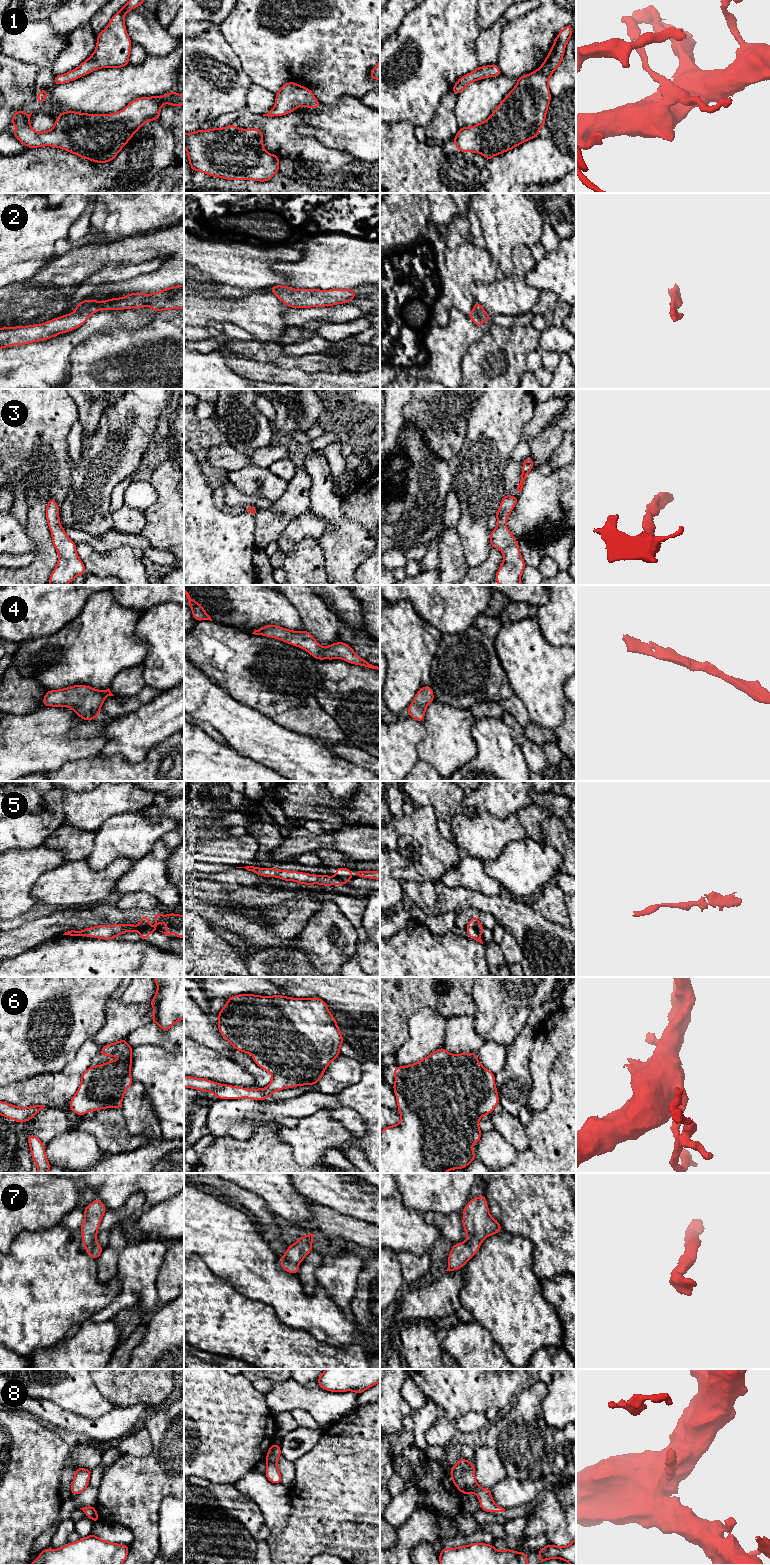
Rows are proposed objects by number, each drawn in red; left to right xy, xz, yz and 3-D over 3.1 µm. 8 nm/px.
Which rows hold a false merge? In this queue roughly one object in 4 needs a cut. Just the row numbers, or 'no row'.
5

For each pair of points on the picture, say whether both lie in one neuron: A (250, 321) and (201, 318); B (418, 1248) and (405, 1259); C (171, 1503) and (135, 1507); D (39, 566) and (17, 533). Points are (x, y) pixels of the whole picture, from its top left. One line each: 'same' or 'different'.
A: same
B: different
C: different
D: different

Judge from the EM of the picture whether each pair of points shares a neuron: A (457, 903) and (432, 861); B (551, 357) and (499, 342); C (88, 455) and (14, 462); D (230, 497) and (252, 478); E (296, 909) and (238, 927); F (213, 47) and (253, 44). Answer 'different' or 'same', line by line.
A: different
B: different
C: different
D: different
E: same
F: different

